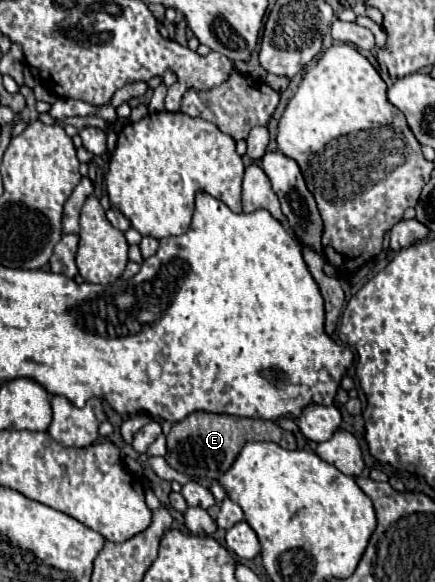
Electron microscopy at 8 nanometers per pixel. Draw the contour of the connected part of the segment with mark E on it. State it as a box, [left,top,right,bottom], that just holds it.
[164,411,296,479]

